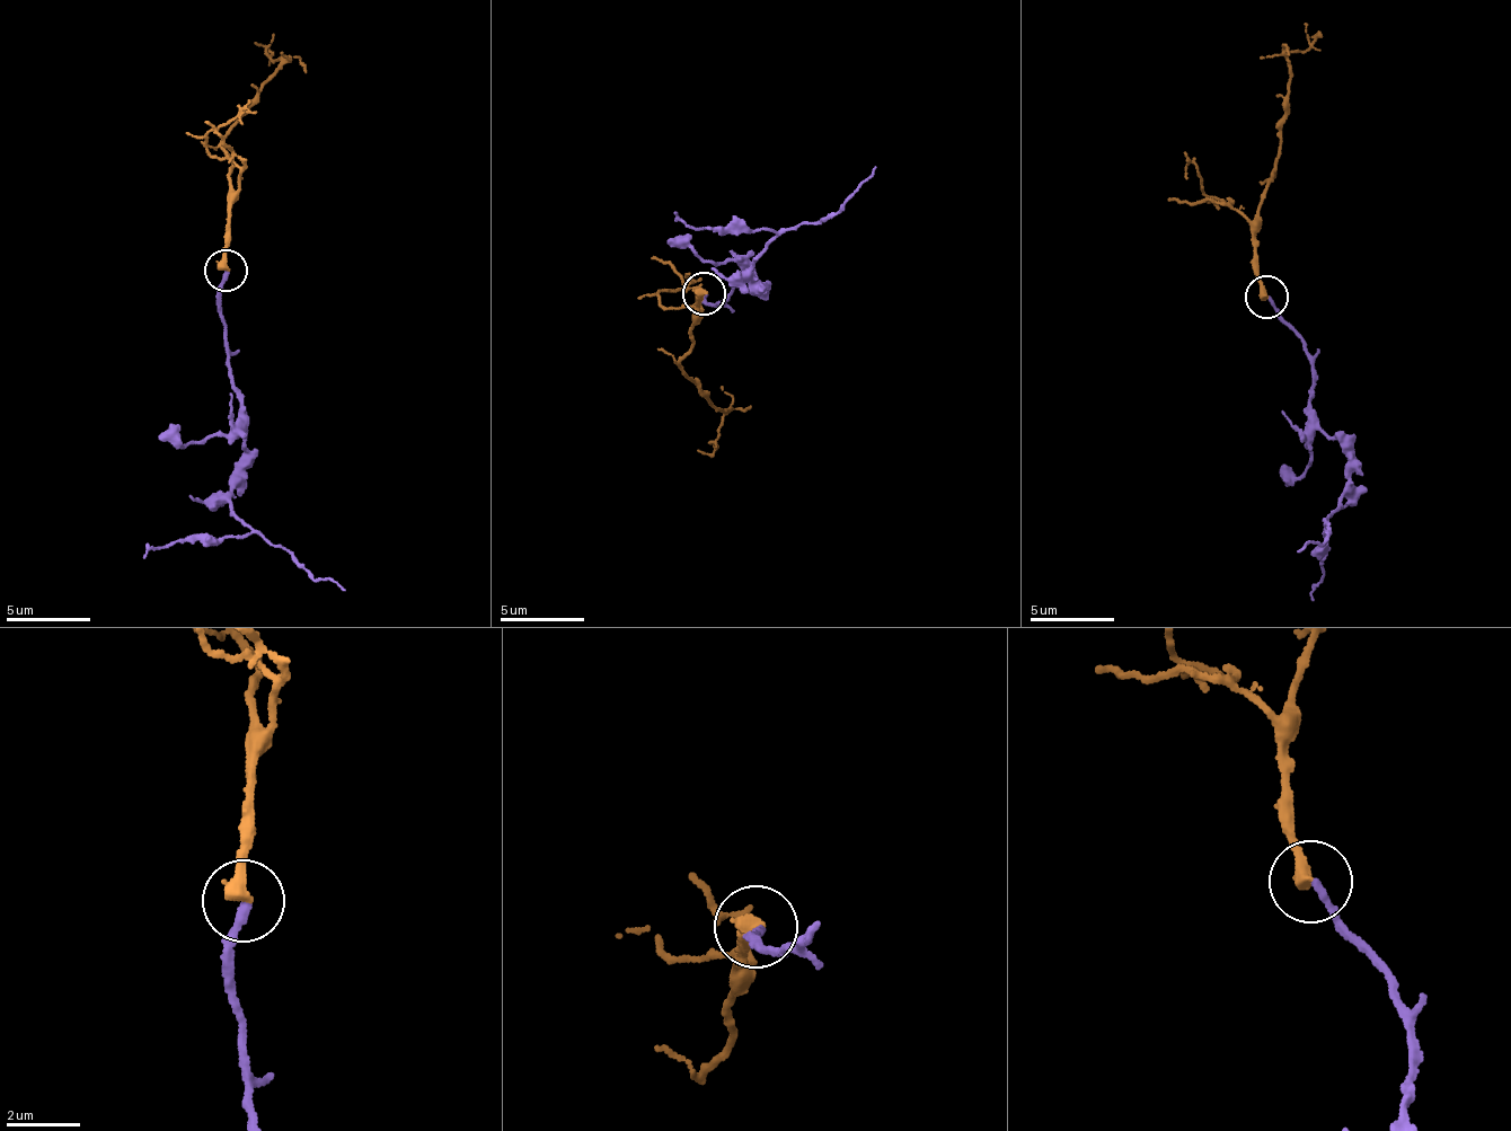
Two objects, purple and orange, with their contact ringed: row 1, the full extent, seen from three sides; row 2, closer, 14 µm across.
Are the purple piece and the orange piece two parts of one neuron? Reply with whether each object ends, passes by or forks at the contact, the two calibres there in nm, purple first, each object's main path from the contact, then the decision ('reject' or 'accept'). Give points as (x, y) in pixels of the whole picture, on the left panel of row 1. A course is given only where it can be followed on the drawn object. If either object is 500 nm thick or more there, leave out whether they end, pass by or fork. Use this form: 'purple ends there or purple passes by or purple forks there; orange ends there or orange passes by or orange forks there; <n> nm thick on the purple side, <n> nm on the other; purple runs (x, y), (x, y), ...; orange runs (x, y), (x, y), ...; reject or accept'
purple ends there; orange ends there; 220 nm thick on the purple side, 400 nm on the other; purple runs (227, 268), (219, 310), (241, 417), (241, 457), (231, 471), (232, 515), (256, 530), (307, 574), (346, 590); orange runs (227, 268), (228, 174), (221, 135), (262, 80), (279, 64), (267, 56), (273, 34); reject

